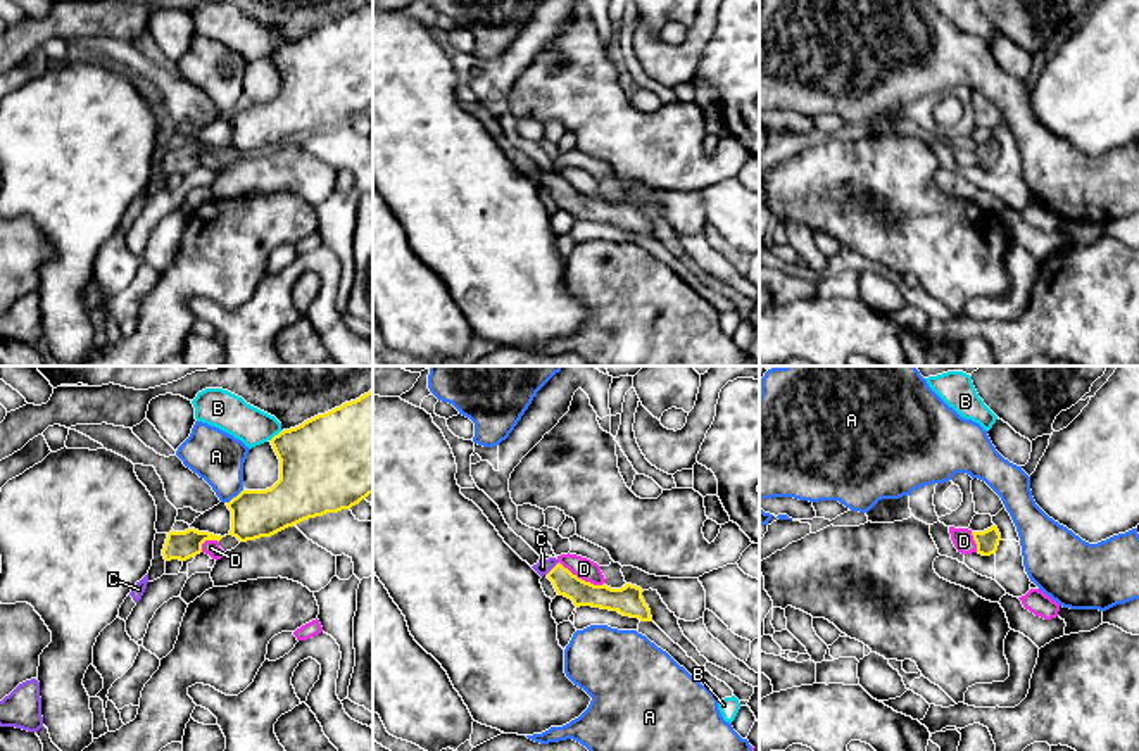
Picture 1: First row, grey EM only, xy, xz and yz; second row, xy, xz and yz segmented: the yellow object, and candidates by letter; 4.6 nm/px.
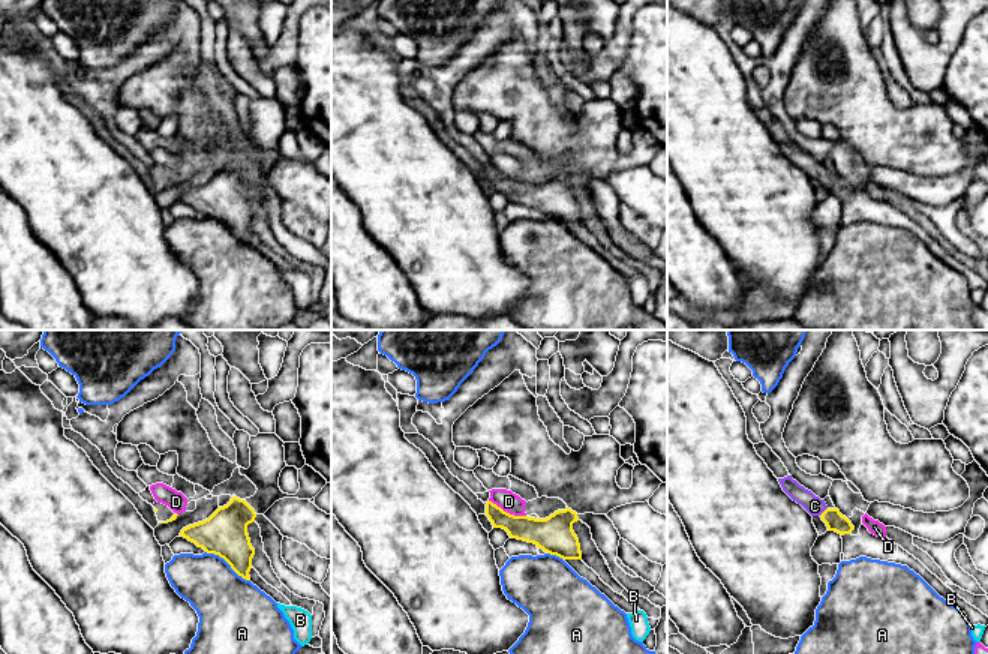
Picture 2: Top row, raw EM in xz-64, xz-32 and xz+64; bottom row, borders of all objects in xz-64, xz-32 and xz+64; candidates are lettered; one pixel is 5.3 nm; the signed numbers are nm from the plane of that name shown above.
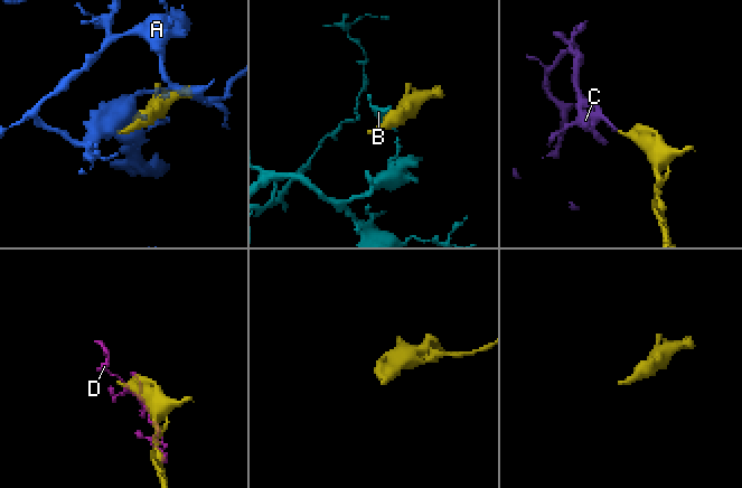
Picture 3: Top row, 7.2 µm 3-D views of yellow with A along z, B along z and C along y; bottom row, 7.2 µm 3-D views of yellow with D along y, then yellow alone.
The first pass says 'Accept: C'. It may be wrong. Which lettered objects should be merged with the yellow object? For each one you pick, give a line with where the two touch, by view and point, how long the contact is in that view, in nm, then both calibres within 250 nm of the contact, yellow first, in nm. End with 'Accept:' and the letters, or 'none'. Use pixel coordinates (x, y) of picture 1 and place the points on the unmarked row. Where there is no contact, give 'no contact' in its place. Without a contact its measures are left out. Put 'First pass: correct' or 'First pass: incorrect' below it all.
C: meets yellow in xz at (553, 182); contact 80 nm long; 120 nm thick on the yellow side, 70 nm on the other
Accept: C
First pass: correct

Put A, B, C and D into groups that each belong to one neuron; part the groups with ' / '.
A / B / C / D

